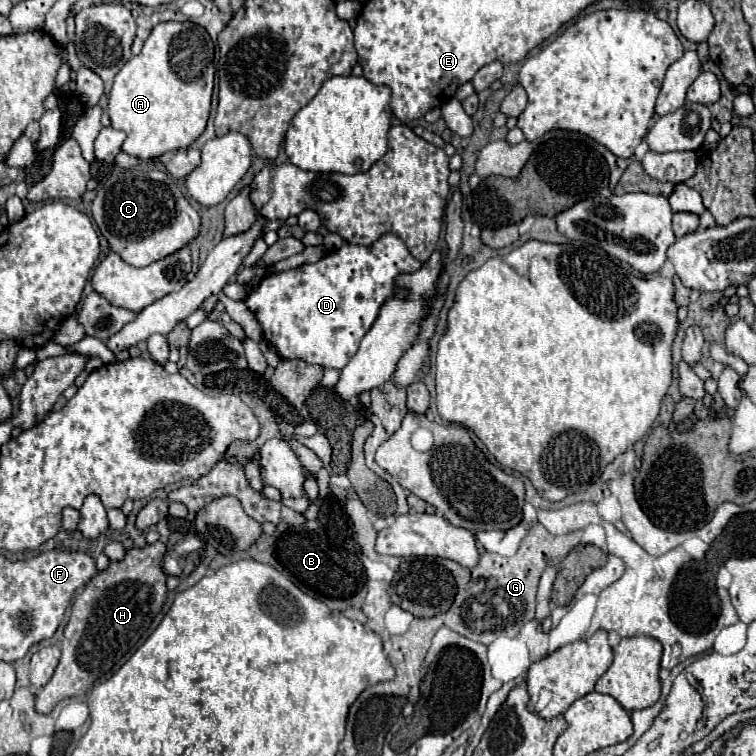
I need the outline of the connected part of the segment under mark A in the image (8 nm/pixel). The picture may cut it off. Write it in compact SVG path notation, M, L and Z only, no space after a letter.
M192 21L158 23L142 51L118 71L108 97L112 127L128 131L122 151L150 159L192 145L208 121L214 71L214 43L204 27Z

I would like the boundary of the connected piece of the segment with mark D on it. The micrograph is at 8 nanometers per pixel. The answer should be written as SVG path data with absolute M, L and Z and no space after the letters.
M388 233L380 237L380 241L372 243L370 247L360 247L360 245L350 245L344 243L342 249L324 255L316 263L302 265L298 269L282 271L268 275L262 279L262 283L246 297L248 309L256 315L264 329L264 339L270 341L282 359L304 359L314 365L322 367L336 367L342 369L350 357L358 351L360 339L366 335L366 331L372 327L372 323L378 317L380 305L392 295L392 281L400 273L412 273L420 269L420 261L416 261L404 241L400 237Z

